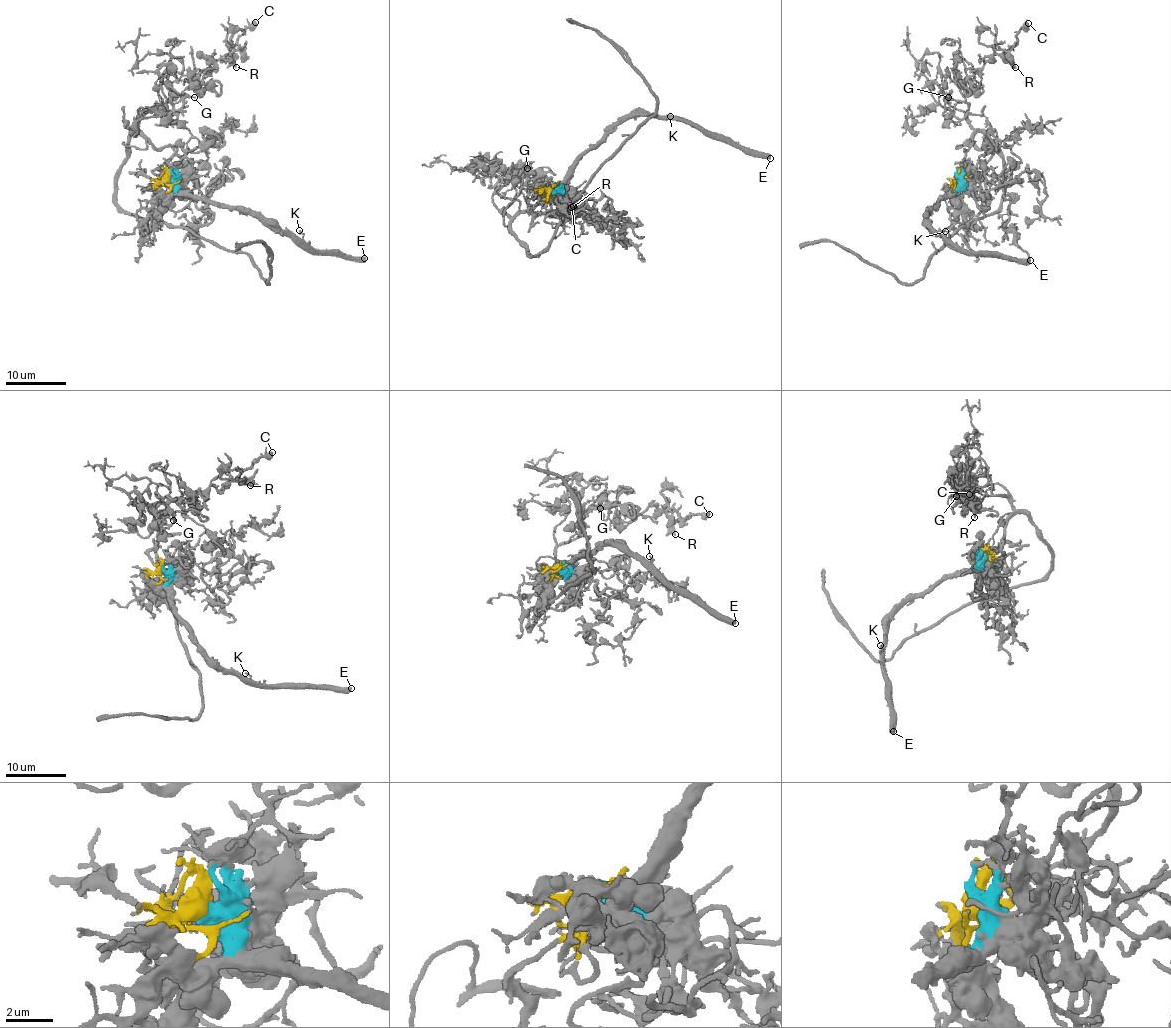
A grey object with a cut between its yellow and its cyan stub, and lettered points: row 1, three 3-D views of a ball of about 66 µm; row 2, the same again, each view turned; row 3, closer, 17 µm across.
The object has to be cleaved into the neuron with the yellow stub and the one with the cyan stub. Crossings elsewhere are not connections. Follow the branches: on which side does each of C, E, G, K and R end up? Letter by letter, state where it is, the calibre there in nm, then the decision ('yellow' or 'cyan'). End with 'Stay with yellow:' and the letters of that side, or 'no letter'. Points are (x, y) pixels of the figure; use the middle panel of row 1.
C: place (571, 207); calibre 600 nm; yellow
E: place (770, 158); calibre 460 nm; cyan
G: place (527, 168); calibre 150 nm; yellow
K: place (670, 116); calibre 140 nm; cyan
R: place (573, 206); calibre 300 nm; yellow
Stay with yellow: C, G, R

